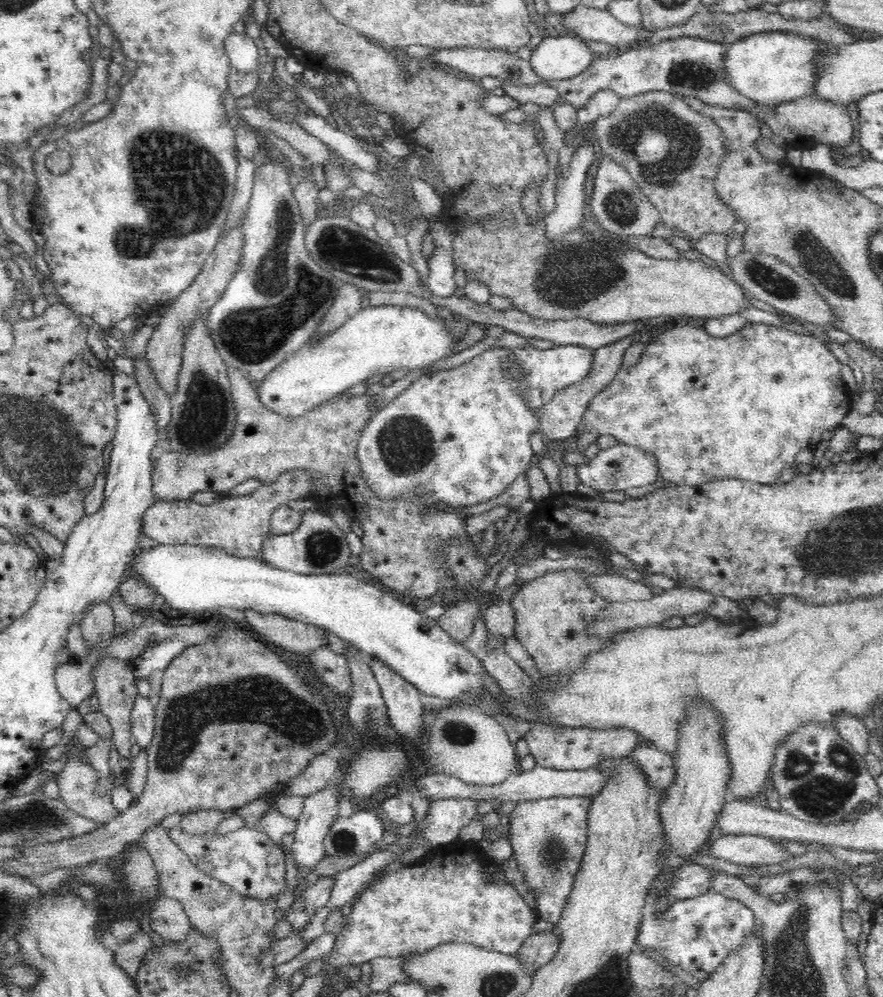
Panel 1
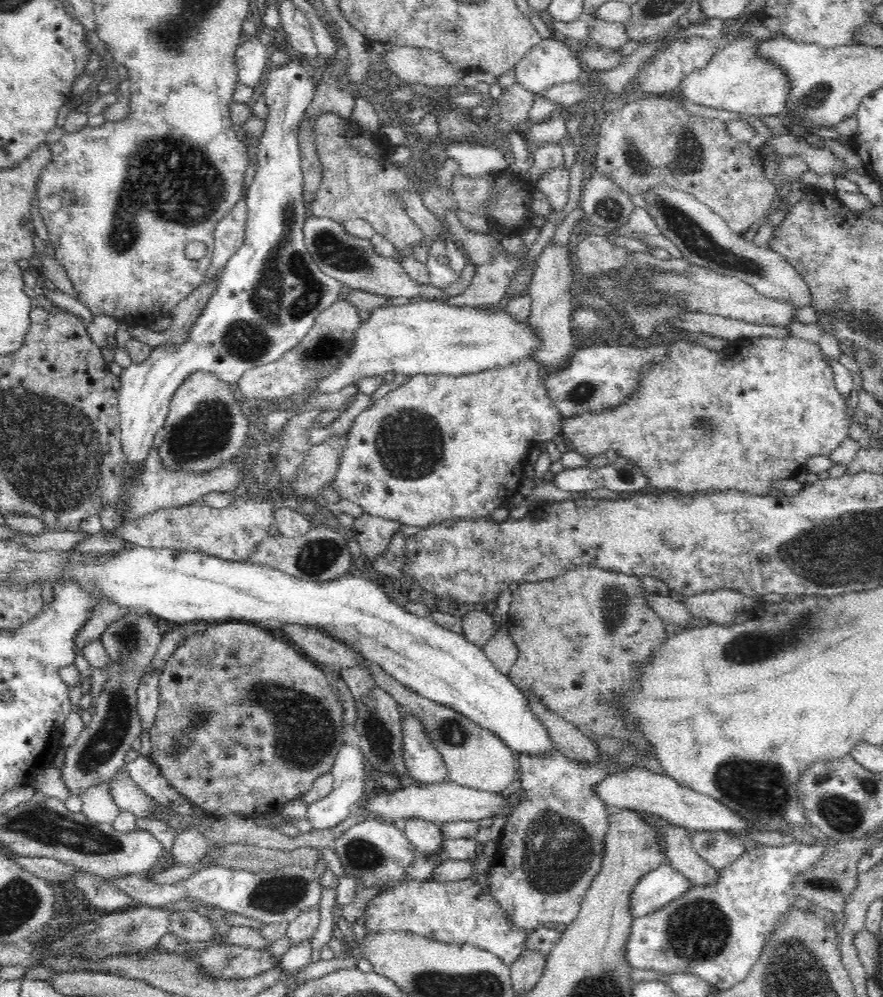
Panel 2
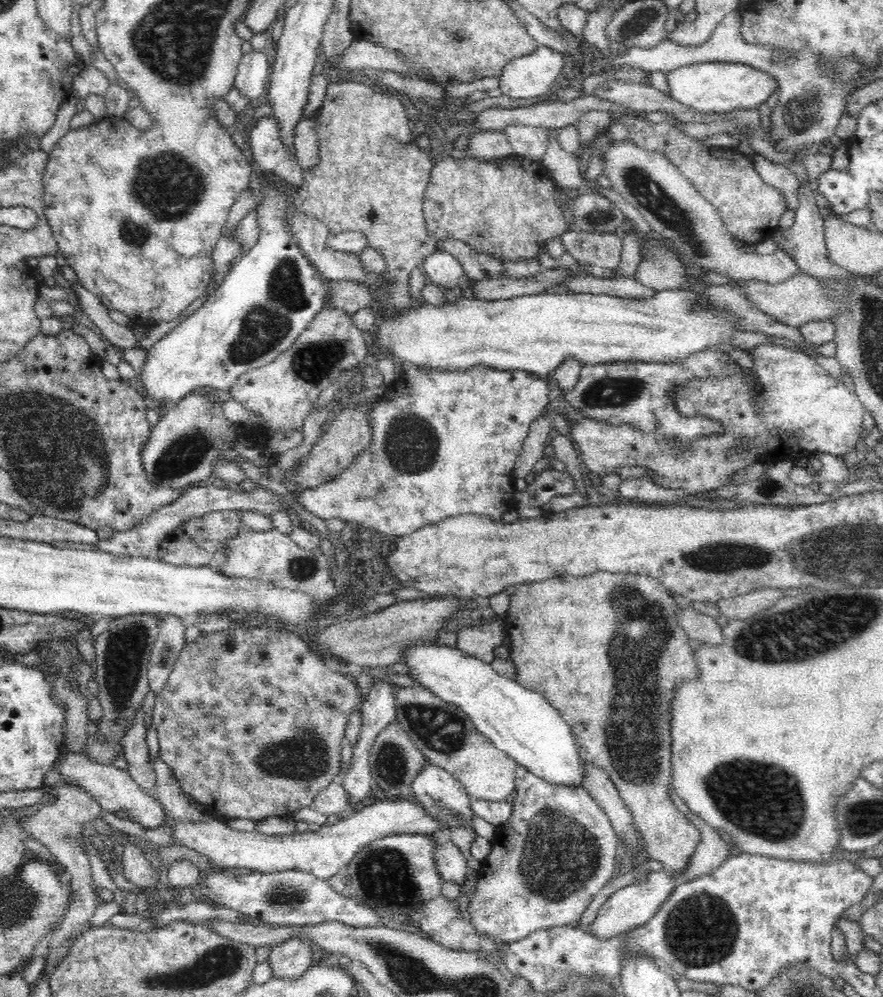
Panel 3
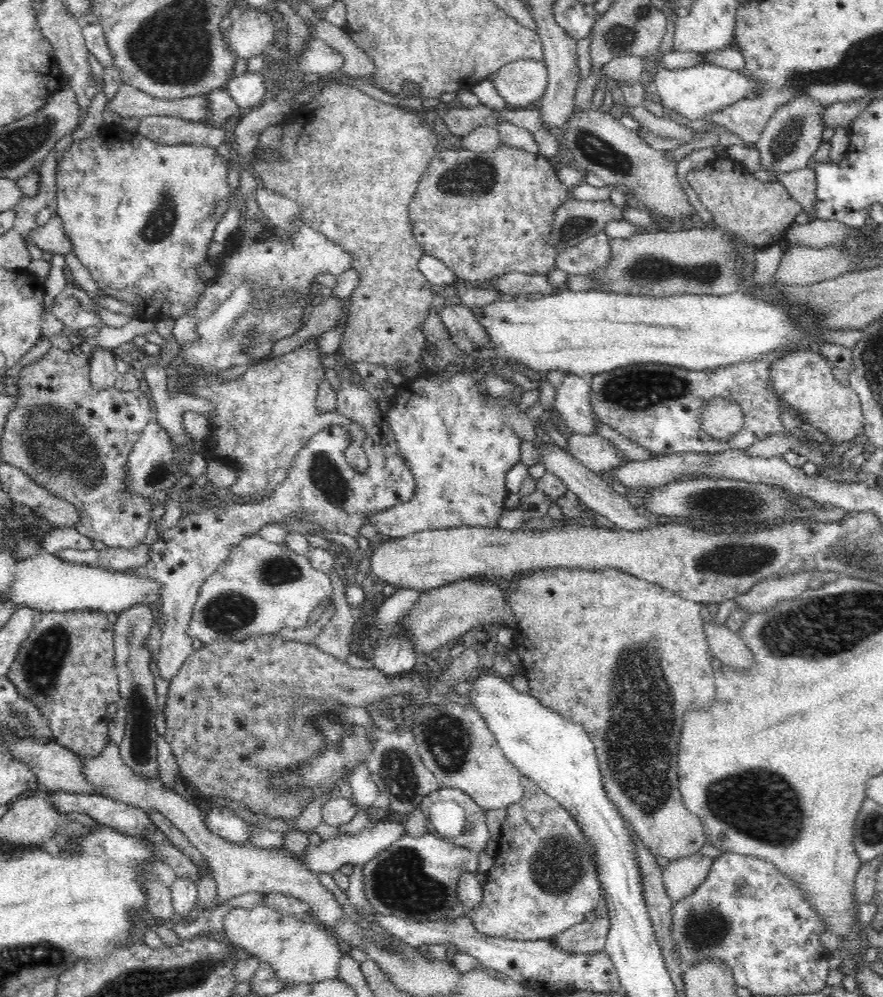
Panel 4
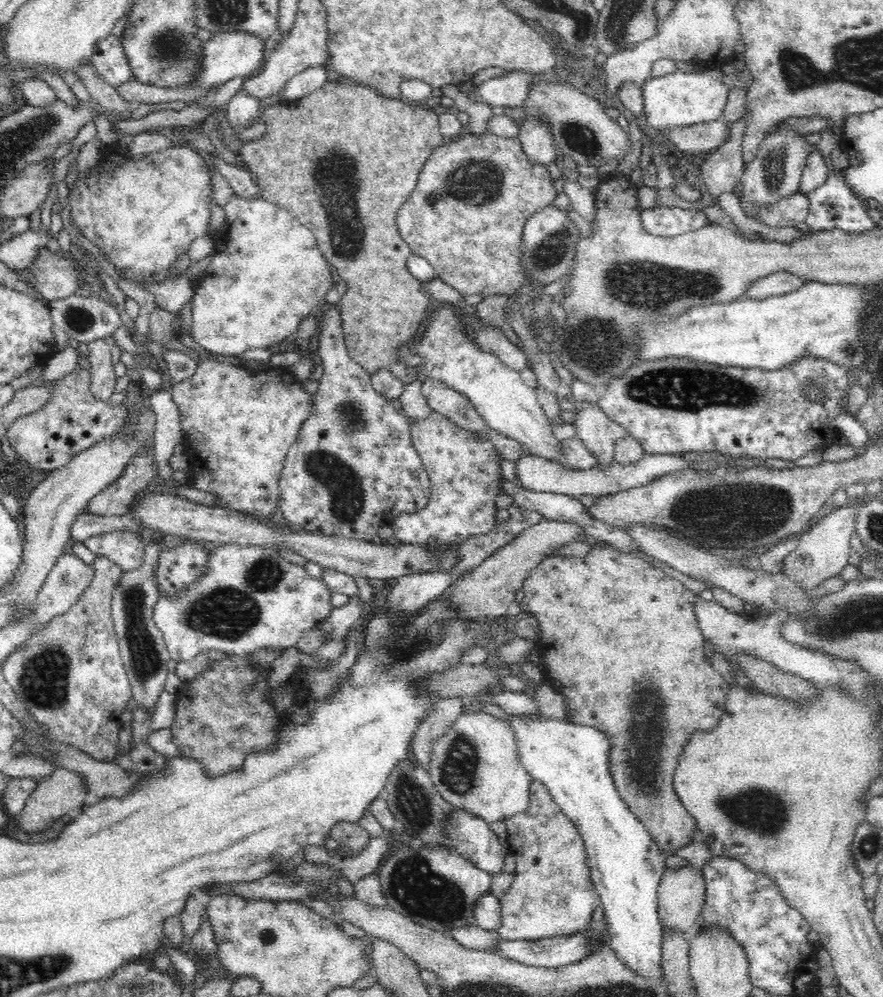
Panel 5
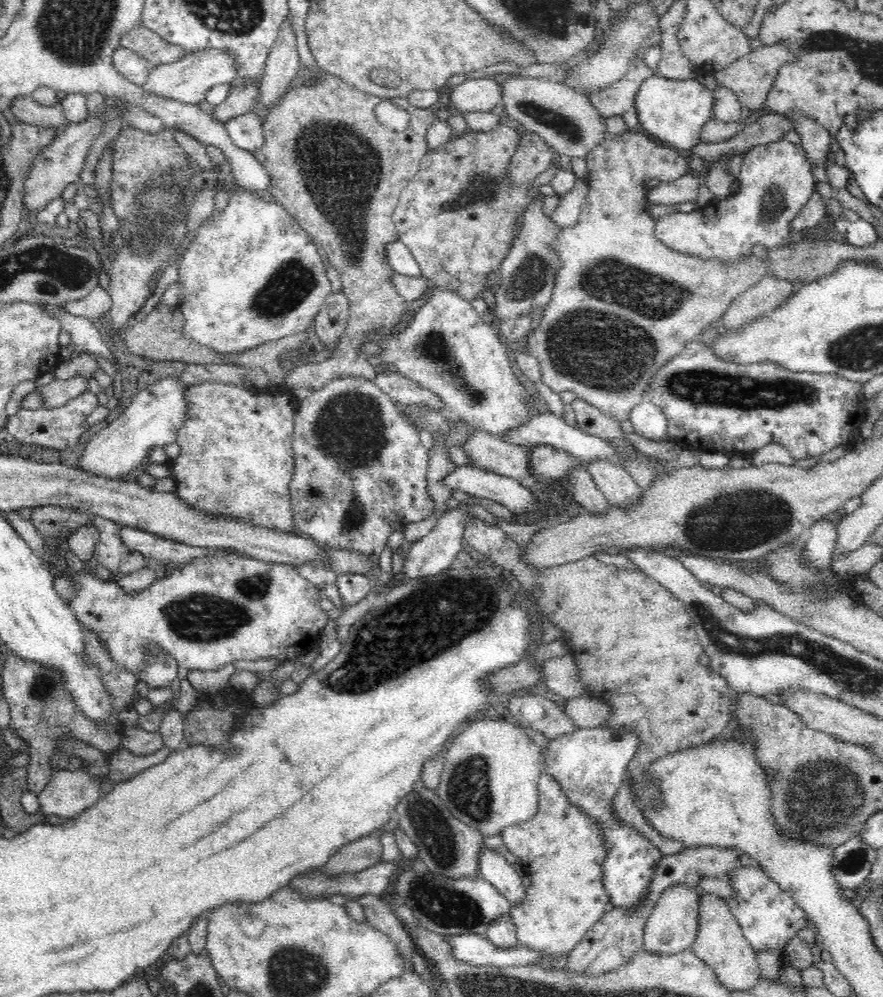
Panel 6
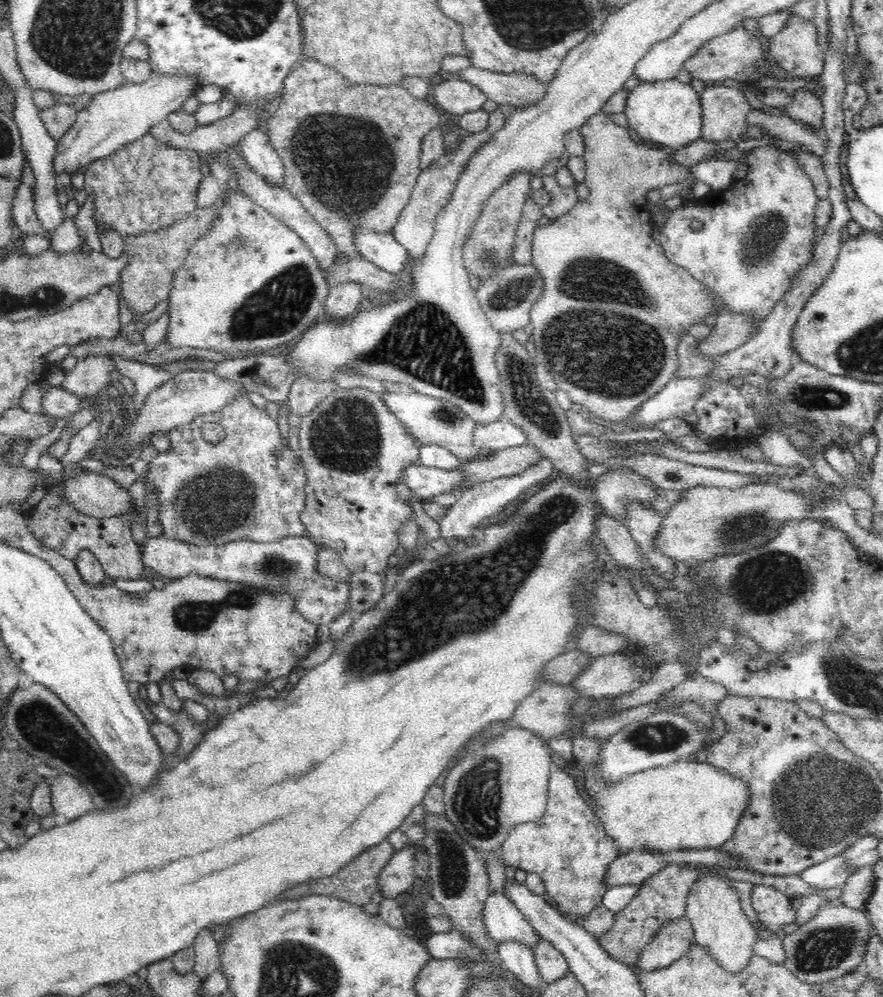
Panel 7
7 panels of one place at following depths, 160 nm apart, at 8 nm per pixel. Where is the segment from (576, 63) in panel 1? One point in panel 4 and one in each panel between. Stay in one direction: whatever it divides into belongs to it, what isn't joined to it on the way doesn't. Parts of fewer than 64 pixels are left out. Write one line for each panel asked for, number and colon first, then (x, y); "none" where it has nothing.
2: (550, 62)
3: (532, 75)
4: (520, 83)

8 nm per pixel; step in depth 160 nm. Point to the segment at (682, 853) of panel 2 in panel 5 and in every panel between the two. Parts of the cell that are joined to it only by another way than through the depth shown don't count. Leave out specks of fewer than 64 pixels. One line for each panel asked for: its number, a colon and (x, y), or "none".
3: (563, 631)
4: (625, 658)
5: (620, 640)

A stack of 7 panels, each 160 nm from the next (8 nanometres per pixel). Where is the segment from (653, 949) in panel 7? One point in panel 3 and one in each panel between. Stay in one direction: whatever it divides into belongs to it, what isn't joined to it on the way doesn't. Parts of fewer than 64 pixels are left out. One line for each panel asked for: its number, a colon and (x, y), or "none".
3: (713, 849)
4: (681, 877)
5: (681, 893)
6: (672, 926)

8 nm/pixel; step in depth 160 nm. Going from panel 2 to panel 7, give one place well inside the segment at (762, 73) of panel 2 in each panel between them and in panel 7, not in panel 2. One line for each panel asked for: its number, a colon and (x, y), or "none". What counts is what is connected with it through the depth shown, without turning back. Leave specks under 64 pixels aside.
3: (709, 87)
4: (694, 92)
5: (680, 99)
6: (674, 111)
7: (668, 112)

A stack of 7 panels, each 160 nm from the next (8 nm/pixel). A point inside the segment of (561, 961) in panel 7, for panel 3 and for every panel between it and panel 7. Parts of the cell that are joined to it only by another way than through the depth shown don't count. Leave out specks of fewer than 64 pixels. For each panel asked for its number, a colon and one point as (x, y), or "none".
3: (557, 850)
4: (543, 880)
5: (552, 894)
6: (561, 851)

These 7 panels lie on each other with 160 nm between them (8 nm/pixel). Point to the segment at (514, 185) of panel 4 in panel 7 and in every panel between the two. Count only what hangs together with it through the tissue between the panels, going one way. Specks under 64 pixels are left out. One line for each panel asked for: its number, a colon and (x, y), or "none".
5: (466, 216)
6: (457, 216)
7: (414, 229)

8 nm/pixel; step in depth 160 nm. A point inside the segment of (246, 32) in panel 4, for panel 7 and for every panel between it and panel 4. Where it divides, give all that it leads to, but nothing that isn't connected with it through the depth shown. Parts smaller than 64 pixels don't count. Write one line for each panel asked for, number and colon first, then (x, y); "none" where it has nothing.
5: (228, 55)
6: (187, 80)
7: (113, 119)

